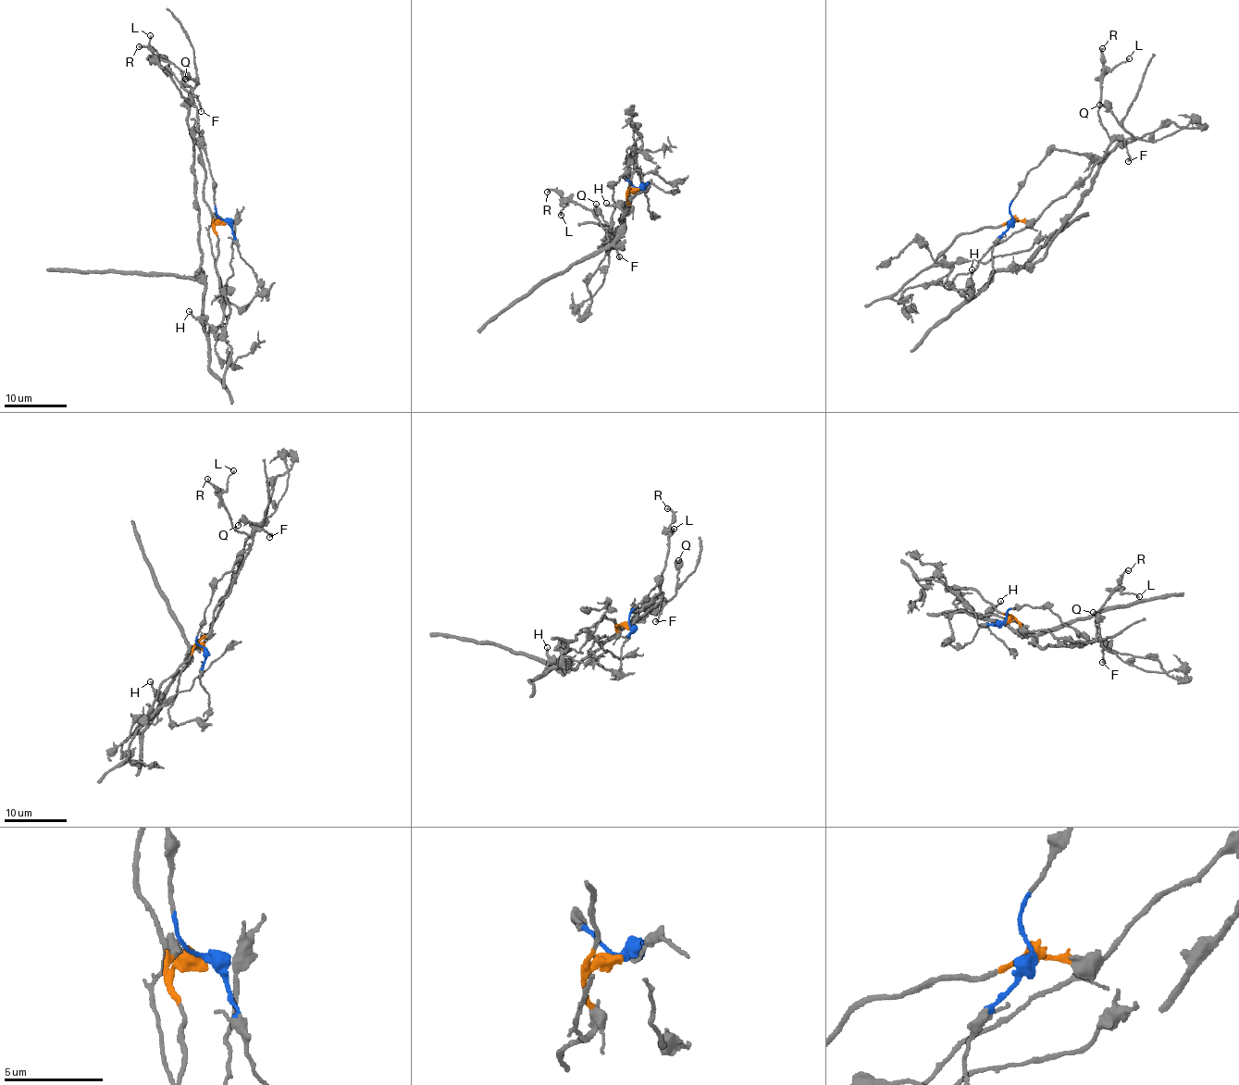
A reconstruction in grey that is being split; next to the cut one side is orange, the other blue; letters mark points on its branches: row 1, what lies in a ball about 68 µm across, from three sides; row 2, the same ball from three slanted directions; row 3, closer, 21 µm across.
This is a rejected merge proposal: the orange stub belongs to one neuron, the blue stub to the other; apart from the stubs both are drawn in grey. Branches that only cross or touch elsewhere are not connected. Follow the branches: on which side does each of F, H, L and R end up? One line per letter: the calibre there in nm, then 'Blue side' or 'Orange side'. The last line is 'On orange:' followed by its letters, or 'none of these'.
F: Thickness 190 nm. Orange side
H: Thickness 160 nm. Blue side
L: Thickness 150 nm. Orange side
R: Thickness 220 nm. Orange side
On orange: F, L, R

